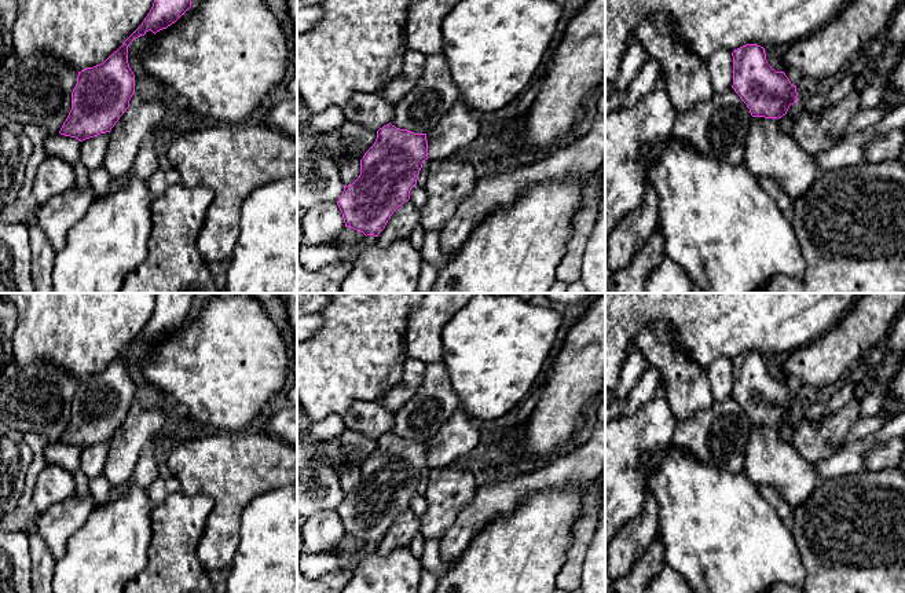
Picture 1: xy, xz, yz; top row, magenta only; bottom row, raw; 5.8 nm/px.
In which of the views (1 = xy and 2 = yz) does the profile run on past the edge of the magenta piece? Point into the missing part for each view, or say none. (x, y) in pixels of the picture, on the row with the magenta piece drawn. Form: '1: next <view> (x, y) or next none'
1: next none
2: next none

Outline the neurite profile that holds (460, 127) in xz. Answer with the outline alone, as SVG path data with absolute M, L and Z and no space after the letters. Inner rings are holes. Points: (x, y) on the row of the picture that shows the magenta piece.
M461 100L426 133L430 161L446 161L461 147L476 147L486 135L483 117Z

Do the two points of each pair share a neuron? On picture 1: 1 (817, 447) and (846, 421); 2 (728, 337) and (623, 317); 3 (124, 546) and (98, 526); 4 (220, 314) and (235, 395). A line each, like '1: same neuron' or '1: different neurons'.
1: same neuron
2: same neuron
3: same neuron
4: same neuron

